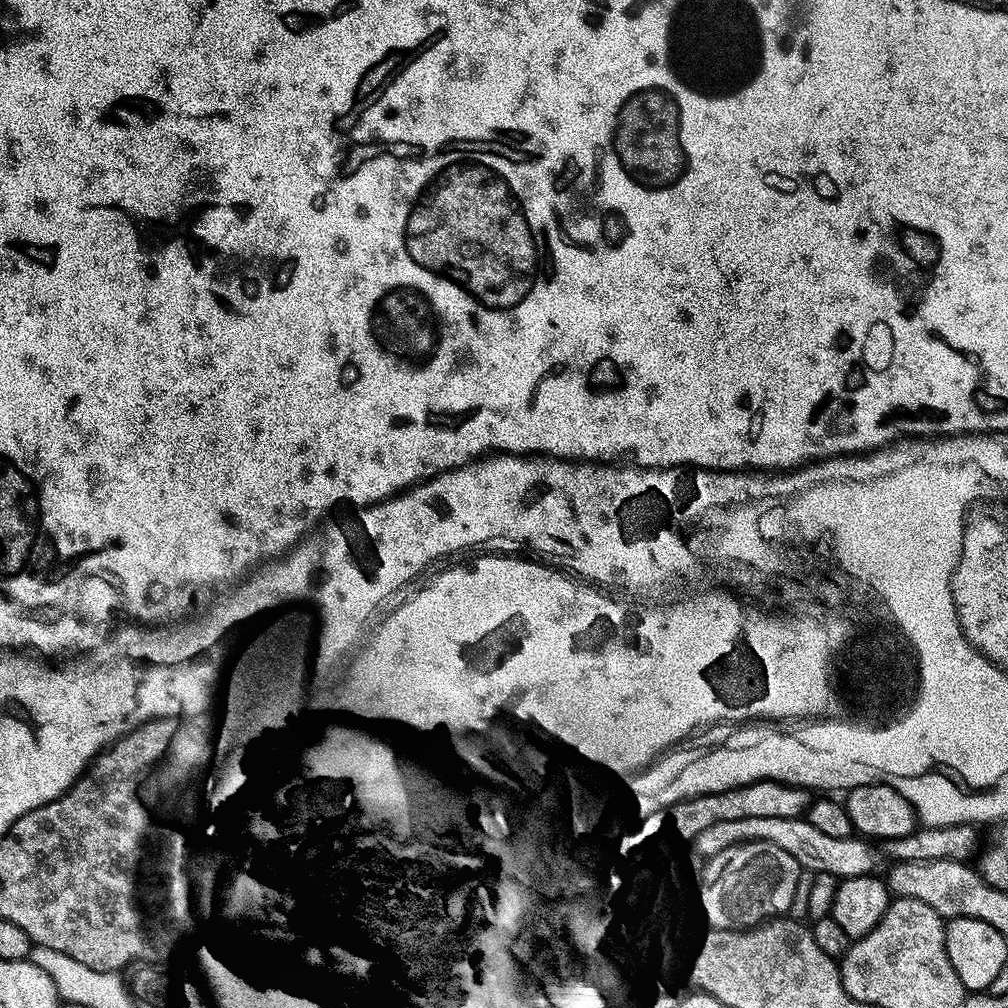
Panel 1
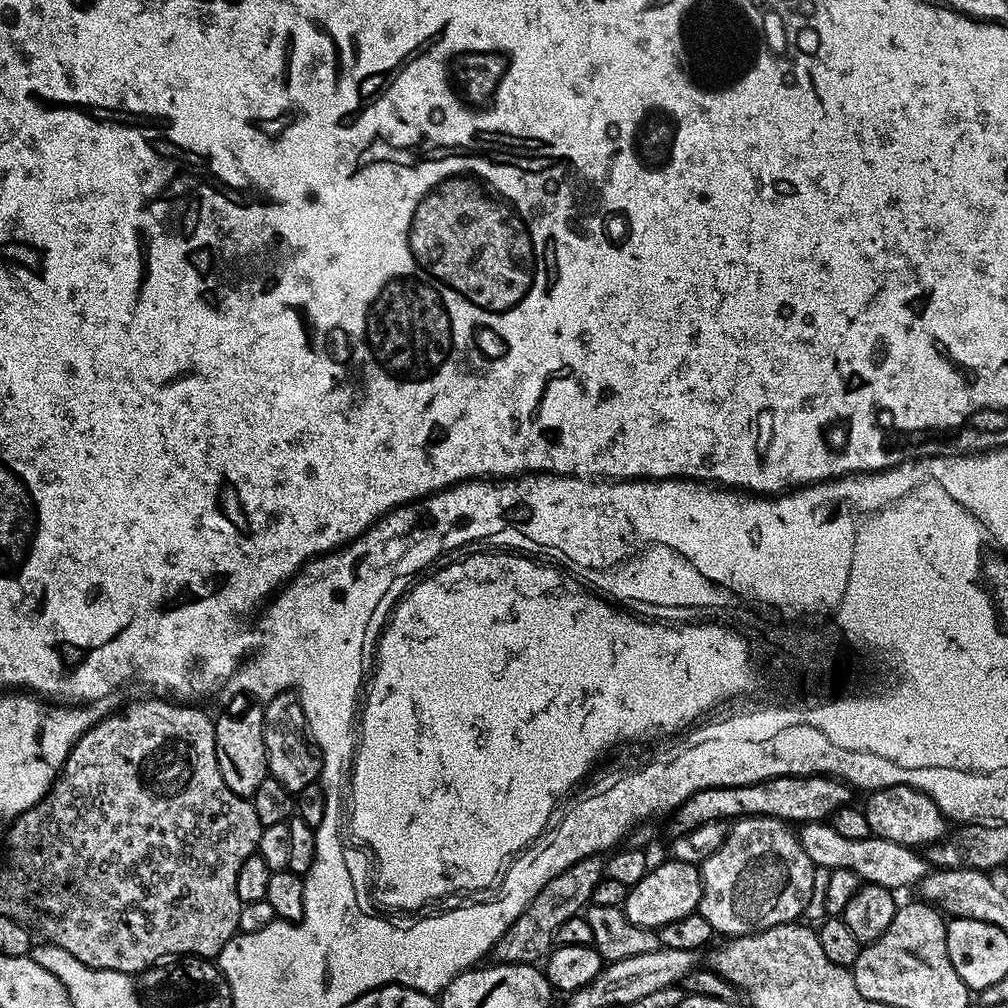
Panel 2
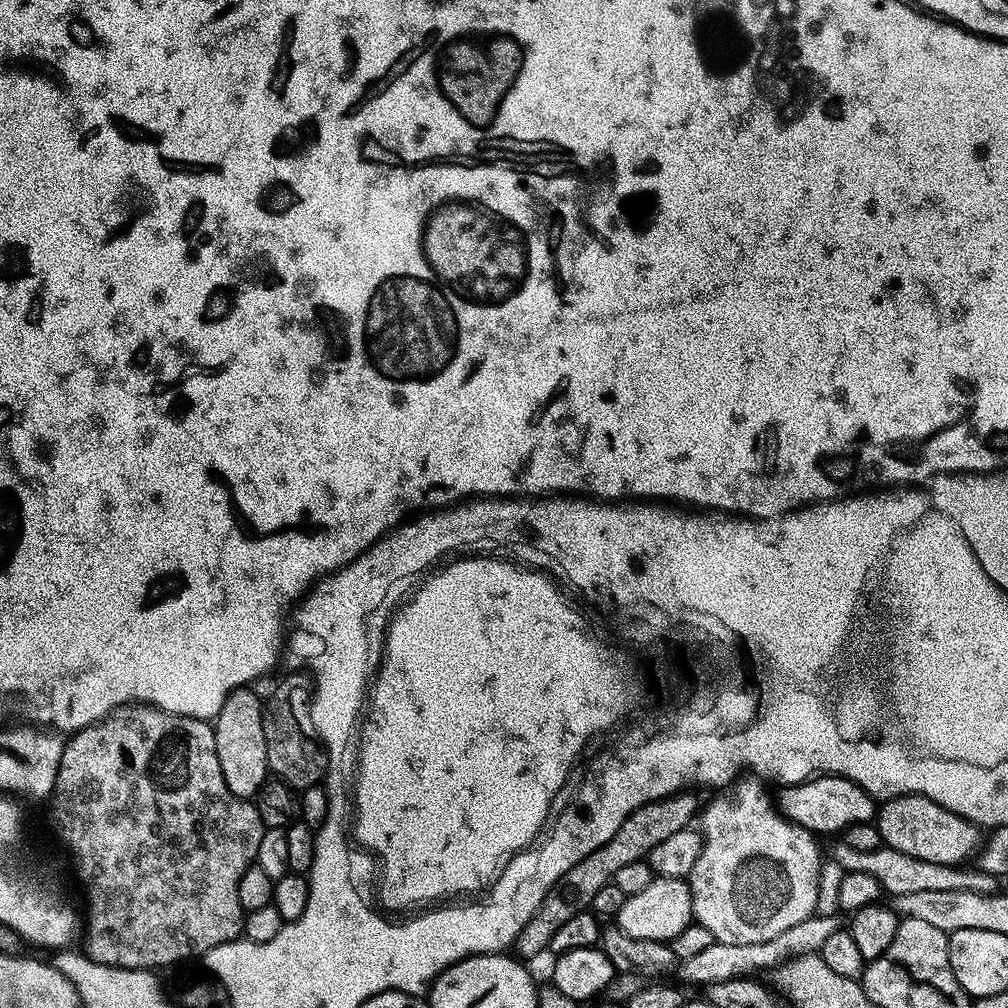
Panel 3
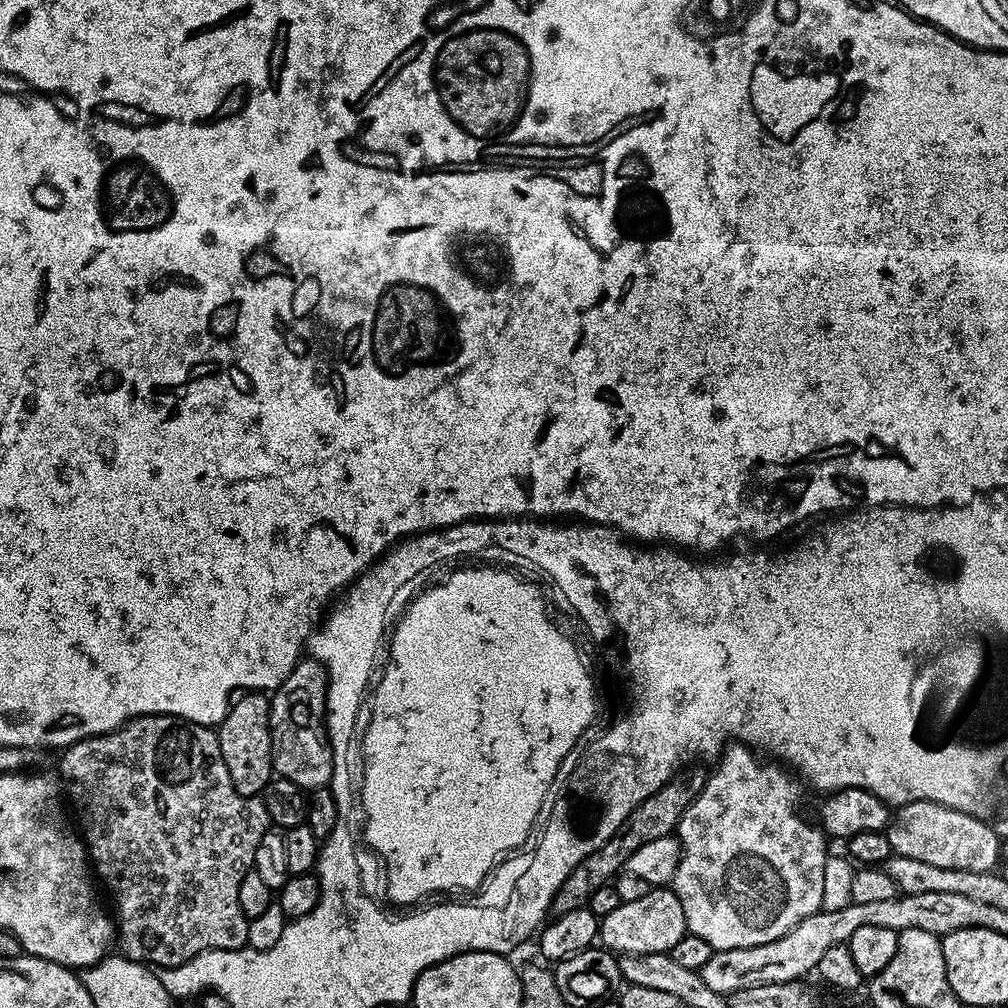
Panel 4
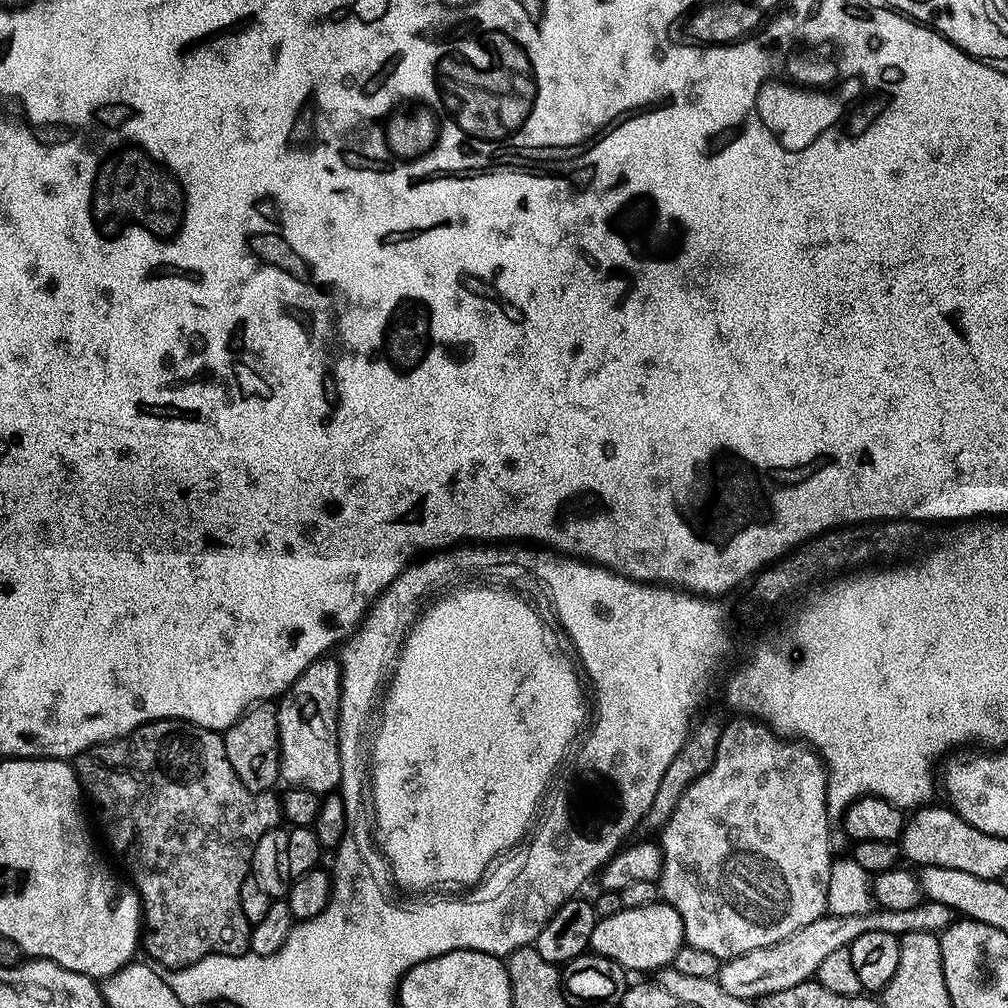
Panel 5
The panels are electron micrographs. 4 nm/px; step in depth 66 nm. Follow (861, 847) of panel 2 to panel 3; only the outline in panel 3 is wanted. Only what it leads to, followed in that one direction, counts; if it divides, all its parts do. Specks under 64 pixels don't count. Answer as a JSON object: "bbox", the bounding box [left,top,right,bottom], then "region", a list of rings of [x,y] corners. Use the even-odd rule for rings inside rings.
{"bbox":[830,842,997,897],"region":[[[839,842],[830,852],[831,859],[838,862],[838,866],[844,868],[845,873],[862,871],[876,878],[881,889],[890,894],[889,897],[915,894],[921,890],[966,890],[967,892],[983,892],[992,894],[997,891],[997,877],[979,870],[967,872],[967,867],[953,866],[951,864],[939,864],[938,862],[922,862],[922,858],[910,858],[910,854],[902,854],[898,850],[887,846],[881,846],[878,850],[854,850],[846,842]]]}

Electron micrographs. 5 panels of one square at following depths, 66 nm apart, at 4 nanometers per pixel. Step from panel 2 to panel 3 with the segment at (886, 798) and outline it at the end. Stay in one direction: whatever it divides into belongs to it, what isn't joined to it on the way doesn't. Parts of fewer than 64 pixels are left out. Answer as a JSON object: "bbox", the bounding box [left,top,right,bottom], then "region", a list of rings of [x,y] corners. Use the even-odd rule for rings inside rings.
{"bbox":[874,796,982,866],"region":[[[896,796],[892,800],[883,801],[879,805],[874,821],[880,832],[880,839],[887,847],[898,850],[902,854],[910,854],[910,858],[922,858],[922,862],[938,862],[939,864],[951,864],[953,866],[963,865],[977,855],[982,844],[982,832],[975,824],[966,818],[938,806],[925,796]]]}

